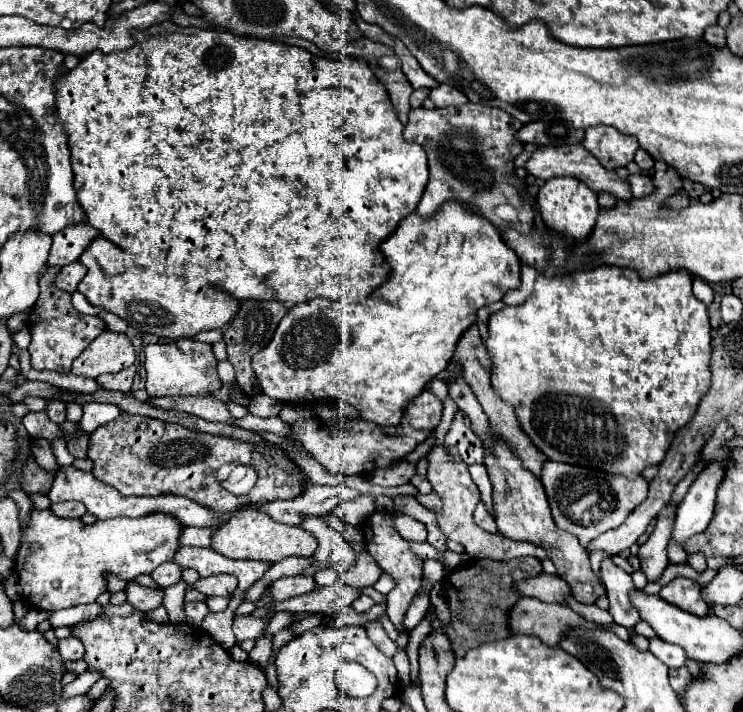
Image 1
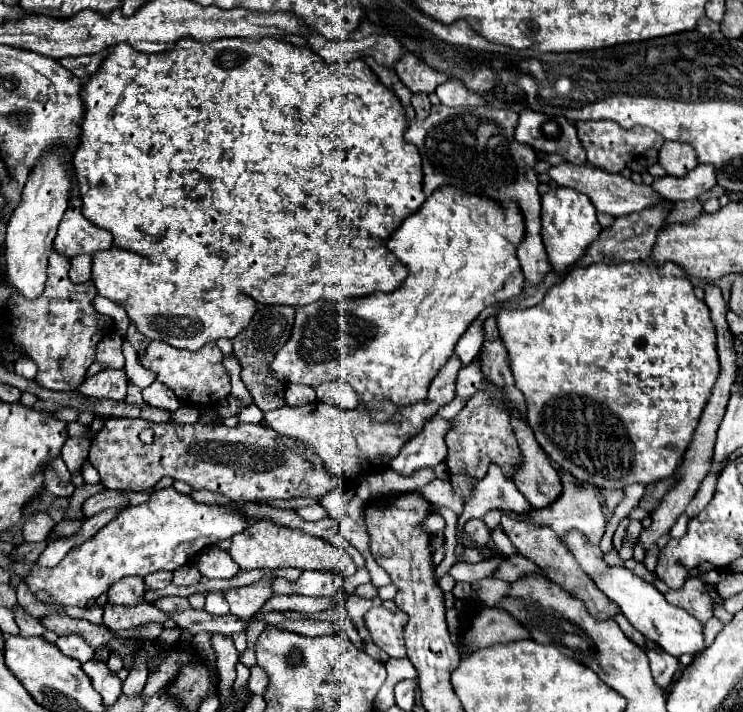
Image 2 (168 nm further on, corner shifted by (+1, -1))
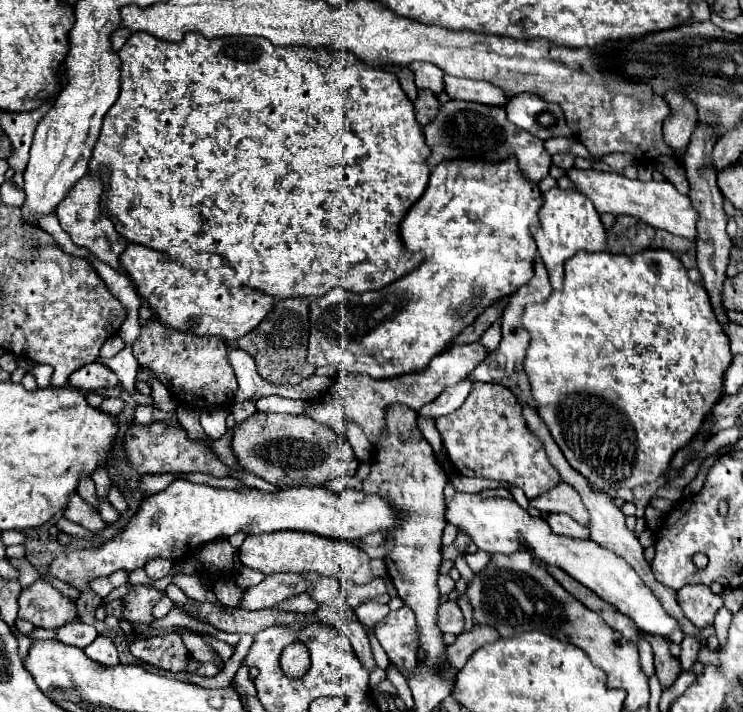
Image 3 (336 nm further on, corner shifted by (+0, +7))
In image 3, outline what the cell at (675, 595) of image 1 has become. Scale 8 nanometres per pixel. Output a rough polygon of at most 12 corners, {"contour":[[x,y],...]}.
{"contour":[[704,584],[678,590],[678,606],[698,628],[712,624],[724,592]]}

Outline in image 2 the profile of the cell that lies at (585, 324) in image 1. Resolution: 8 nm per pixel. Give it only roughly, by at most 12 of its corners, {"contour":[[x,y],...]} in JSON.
{"contour":[[673,262],[577,266],[497,316],[539,446],[677,470],[719,376]]}

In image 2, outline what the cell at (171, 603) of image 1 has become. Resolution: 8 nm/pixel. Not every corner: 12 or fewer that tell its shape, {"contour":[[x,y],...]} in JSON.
{"contour":[[275,576],[227,590],[231,614],[251,618],[273,596]]}

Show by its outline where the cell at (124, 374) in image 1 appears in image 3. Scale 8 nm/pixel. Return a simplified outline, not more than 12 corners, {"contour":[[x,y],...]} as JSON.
{"contour":[[102,362],[72,374],[68,384],[96,392],[114,388],[118,376]]}

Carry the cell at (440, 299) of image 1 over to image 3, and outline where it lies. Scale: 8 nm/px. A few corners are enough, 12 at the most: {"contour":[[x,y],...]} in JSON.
{"contour":[[452,160],[400,222],[410,274],[310,304],[306,360],[424,370],[532,278],[538,186]]}

